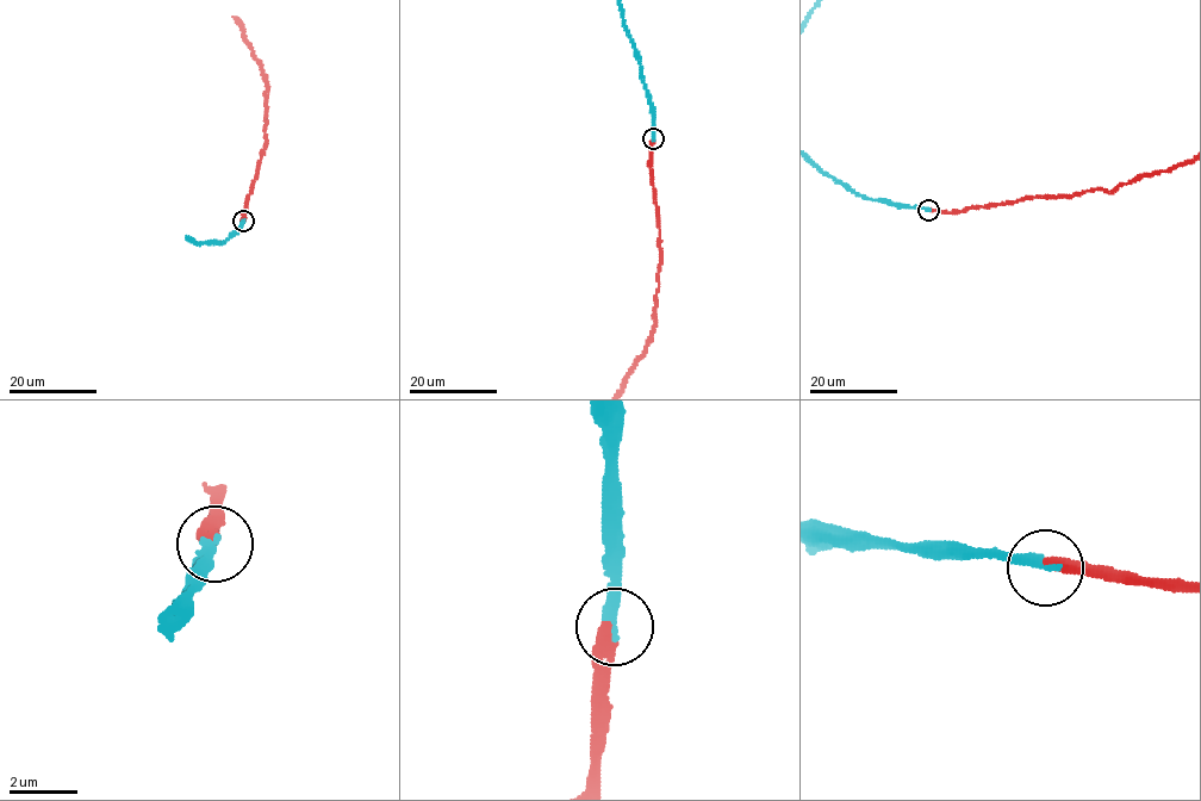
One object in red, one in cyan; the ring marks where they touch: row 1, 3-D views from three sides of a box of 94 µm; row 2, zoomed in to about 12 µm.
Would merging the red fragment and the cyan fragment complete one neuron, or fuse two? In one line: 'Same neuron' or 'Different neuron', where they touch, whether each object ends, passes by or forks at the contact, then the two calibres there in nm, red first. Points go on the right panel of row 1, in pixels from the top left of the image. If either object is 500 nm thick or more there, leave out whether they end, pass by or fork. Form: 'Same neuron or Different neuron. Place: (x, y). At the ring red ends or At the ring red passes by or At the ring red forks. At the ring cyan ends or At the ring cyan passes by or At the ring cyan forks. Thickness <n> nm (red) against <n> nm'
Same neuron. Place: (928, 210). At the ring red ends. At the ring cyan ends. Thickness 360 nm (red) against 260 nm

